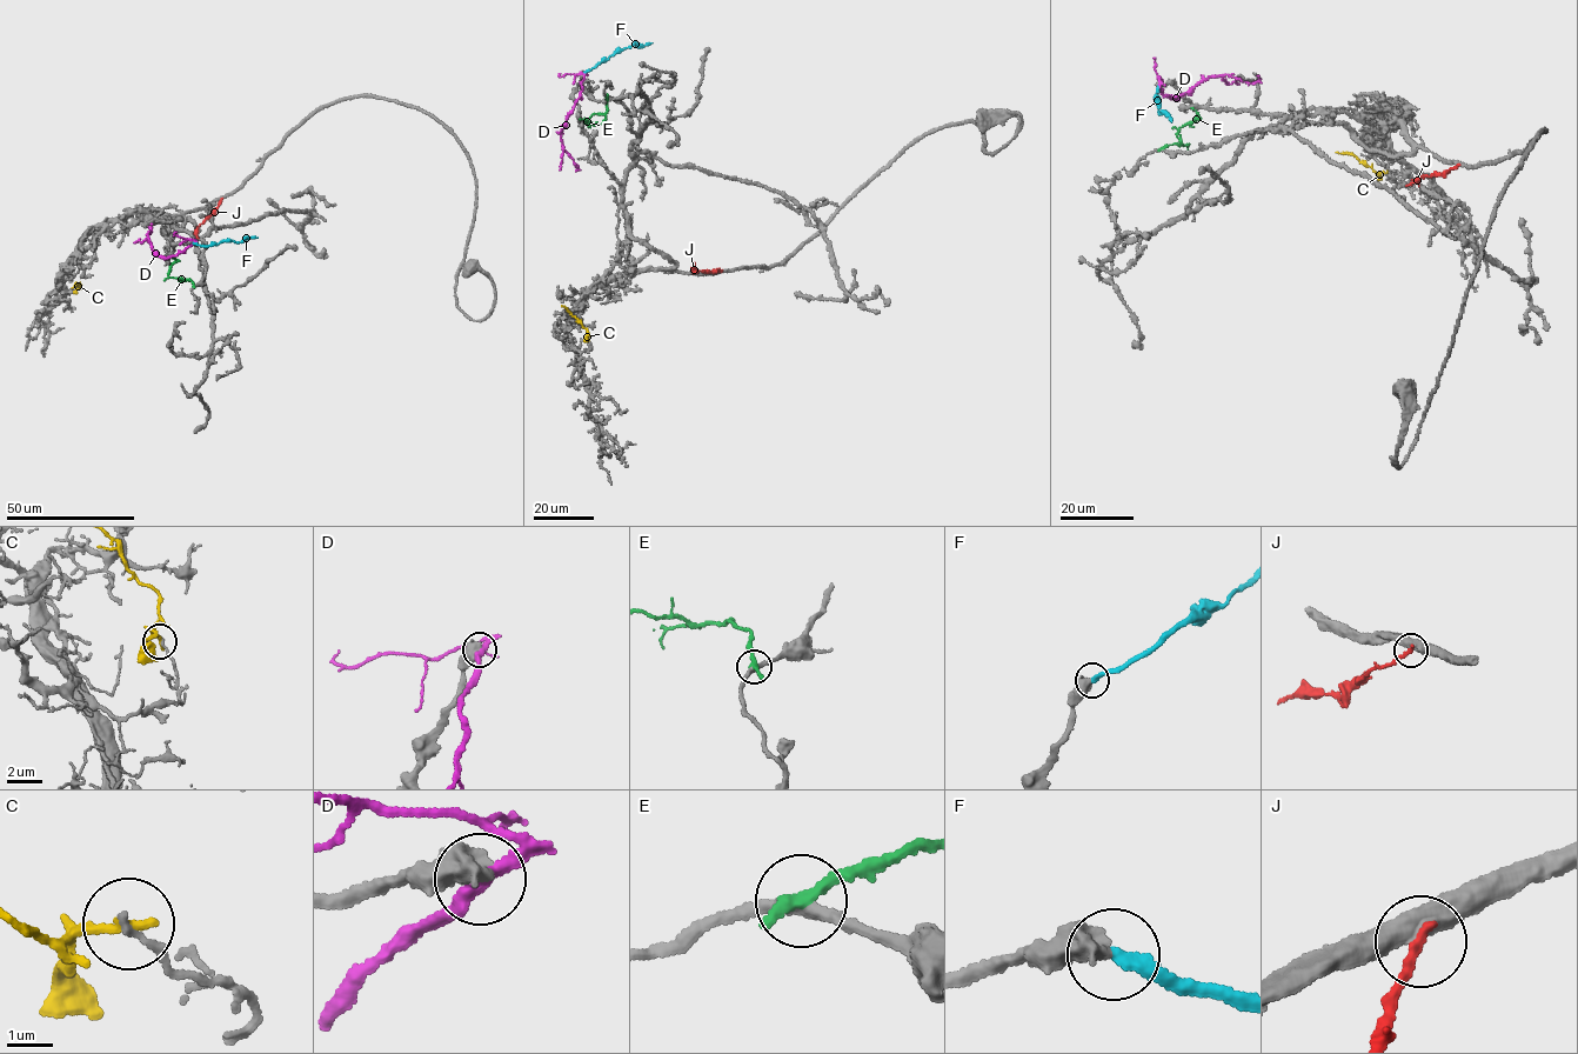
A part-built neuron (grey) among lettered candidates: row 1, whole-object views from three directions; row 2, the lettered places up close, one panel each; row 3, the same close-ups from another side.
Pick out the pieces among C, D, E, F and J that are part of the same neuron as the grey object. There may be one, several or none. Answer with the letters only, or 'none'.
F

